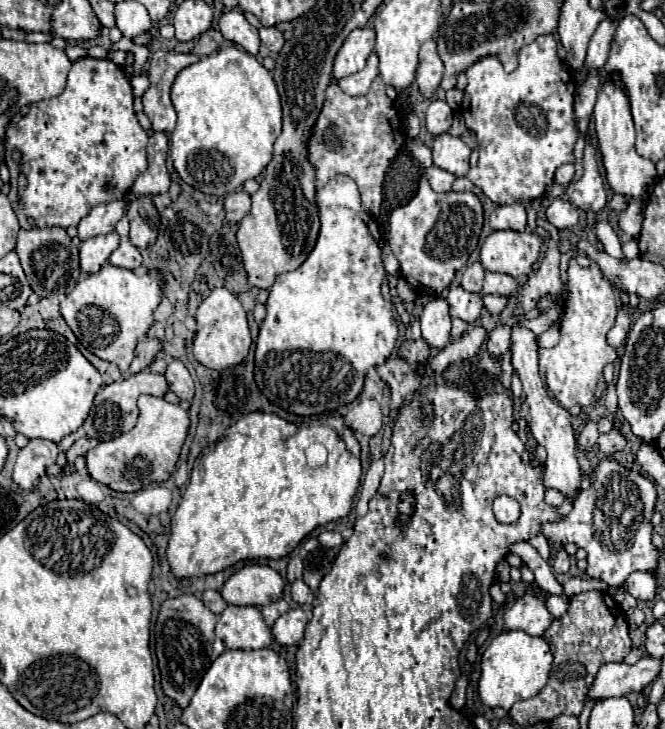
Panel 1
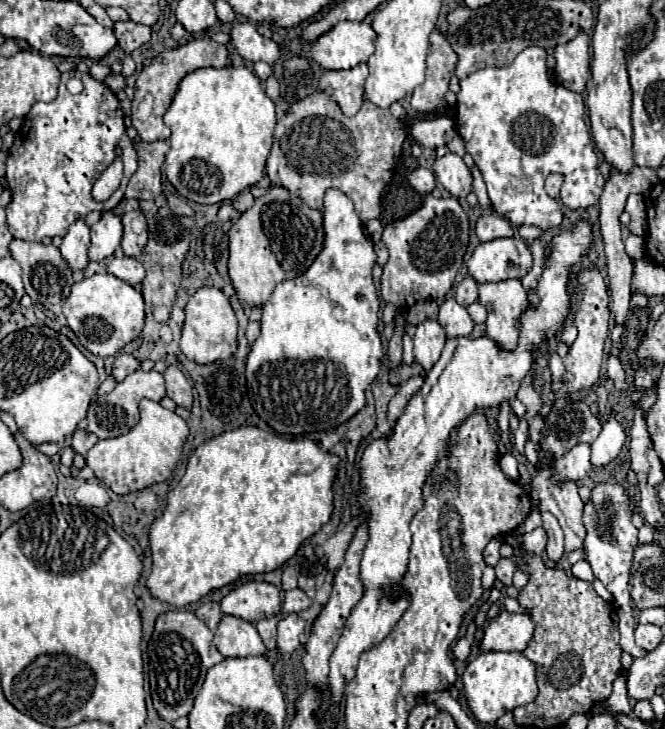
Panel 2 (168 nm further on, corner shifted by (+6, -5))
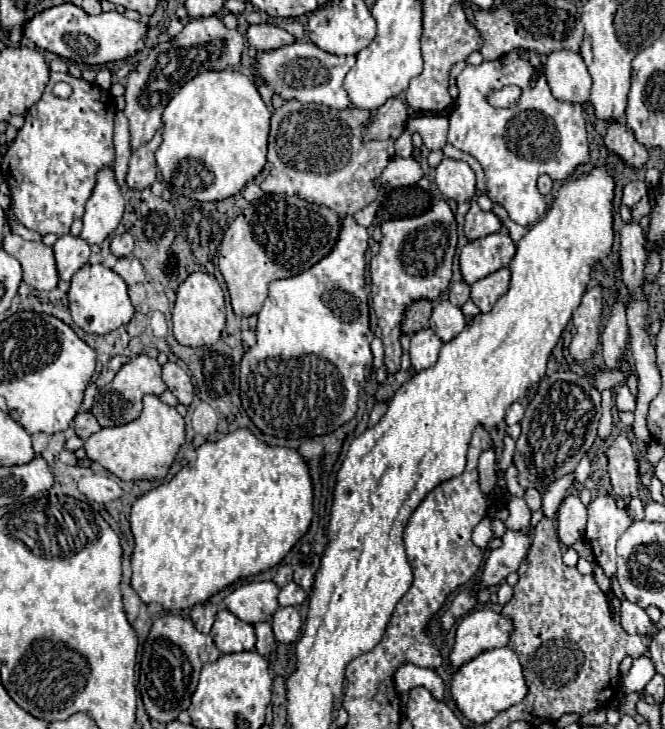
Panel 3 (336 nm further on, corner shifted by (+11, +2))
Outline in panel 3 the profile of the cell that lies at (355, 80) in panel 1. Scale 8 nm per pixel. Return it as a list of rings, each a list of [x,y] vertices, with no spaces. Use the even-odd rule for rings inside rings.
[[[294,42],[290,46],[260,52],[256,56],[256,66],[260,72],[260,80],[266,82],[274,92],[278,92],[284,100],[300,100],[304,104],[324,104],[330,108],[344,110],[350,106],[348,94],[344,90],[344,76],[350,72],[350,66],[344,56],[334,56],[312,42]]]

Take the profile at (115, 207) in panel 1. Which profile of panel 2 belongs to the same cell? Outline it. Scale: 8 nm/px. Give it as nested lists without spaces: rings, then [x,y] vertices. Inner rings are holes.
[[[83,219],[69,227],[69,233],[63,237],[61,255],[69,263],[71,271],[83,271],[89,263],[89,227]]]

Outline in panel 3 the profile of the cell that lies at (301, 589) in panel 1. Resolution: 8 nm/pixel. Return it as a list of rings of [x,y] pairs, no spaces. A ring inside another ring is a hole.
[[[288,582],[282,590],[280,590],[280,596],[278,596],[278,602],[280,606],[300,606],[304,600],[306,600],[306,592],[296,584],[296,582]]]

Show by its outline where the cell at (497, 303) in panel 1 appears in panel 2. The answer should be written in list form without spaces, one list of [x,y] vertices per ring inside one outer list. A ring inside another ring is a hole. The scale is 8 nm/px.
[[[478,301],[467,308],[468,313],[476,324],[484,323],[487,319],[487,310]]]

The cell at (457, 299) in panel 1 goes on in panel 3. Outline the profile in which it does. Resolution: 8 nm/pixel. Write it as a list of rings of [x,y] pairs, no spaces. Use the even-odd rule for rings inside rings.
[[[440,300],[430,316],[430,328],[440,336],[442,342],[452,340],[456,334],[460,334],[466,326],[466,318],[458,306],[454,306],[450,300]]]

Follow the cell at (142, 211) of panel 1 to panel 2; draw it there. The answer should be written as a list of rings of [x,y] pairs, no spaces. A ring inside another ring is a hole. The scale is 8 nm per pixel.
[[[139,209],[129,211],[121,217],[125,233],[121,241],[121,249],[127,257],[139,257],[141,249],[147,243],[147,231],[145,231],[145,217]]]

